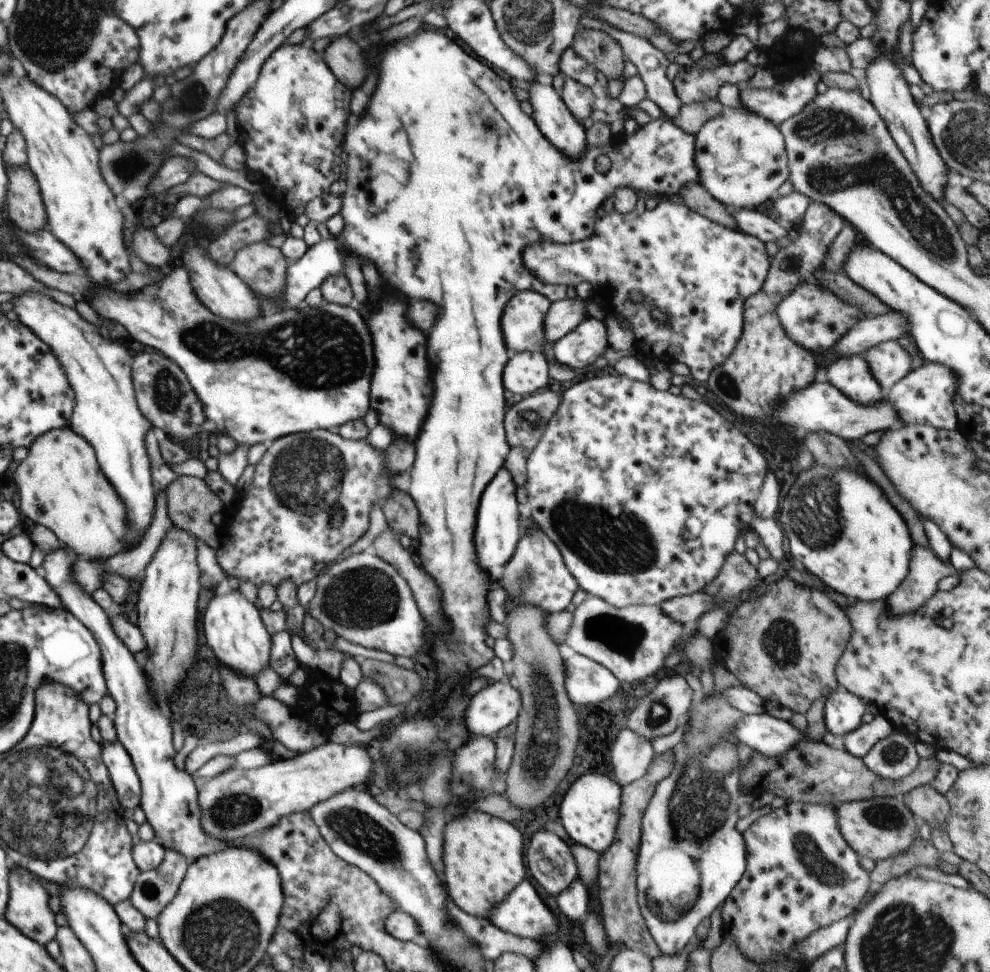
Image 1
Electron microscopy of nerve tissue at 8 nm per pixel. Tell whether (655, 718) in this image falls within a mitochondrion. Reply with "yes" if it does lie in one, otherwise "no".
yes

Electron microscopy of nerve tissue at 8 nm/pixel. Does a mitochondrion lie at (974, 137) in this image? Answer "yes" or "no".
yes

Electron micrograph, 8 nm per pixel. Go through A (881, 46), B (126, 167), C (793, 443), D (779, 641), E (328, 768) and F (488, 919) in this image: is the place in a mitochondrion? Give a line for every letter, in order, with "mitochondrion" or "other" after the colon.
A: other
B: mitochondrion
C: other
D: mitochondrion
E: other
F: other

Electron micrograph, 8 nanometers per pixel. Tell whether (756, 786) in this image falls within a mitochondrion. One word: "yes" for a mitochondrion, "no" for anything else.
yes

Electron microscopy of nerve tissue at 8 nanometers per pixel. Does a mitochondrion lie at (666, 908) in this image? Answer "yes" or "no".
yes

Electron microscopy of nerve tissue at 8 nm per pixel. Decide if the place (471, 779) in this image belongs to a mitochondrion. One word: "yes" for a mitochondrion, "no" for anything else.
yes

